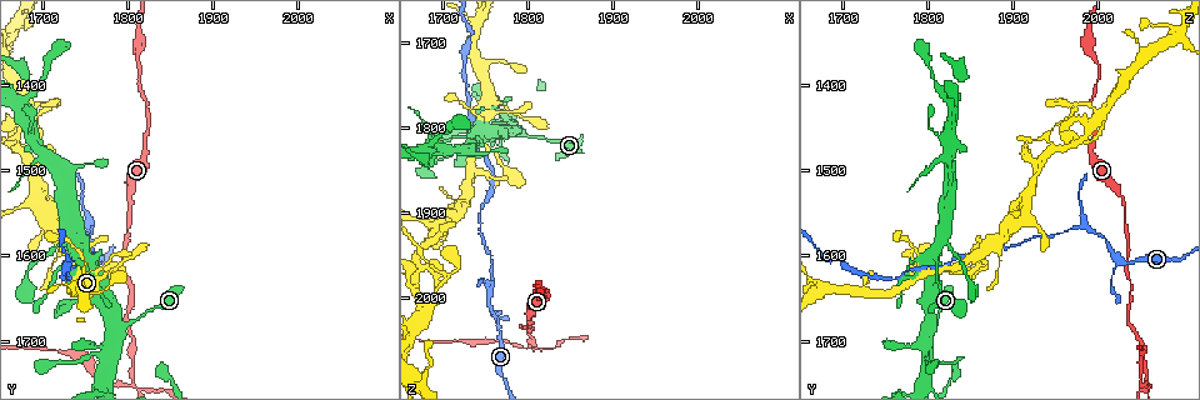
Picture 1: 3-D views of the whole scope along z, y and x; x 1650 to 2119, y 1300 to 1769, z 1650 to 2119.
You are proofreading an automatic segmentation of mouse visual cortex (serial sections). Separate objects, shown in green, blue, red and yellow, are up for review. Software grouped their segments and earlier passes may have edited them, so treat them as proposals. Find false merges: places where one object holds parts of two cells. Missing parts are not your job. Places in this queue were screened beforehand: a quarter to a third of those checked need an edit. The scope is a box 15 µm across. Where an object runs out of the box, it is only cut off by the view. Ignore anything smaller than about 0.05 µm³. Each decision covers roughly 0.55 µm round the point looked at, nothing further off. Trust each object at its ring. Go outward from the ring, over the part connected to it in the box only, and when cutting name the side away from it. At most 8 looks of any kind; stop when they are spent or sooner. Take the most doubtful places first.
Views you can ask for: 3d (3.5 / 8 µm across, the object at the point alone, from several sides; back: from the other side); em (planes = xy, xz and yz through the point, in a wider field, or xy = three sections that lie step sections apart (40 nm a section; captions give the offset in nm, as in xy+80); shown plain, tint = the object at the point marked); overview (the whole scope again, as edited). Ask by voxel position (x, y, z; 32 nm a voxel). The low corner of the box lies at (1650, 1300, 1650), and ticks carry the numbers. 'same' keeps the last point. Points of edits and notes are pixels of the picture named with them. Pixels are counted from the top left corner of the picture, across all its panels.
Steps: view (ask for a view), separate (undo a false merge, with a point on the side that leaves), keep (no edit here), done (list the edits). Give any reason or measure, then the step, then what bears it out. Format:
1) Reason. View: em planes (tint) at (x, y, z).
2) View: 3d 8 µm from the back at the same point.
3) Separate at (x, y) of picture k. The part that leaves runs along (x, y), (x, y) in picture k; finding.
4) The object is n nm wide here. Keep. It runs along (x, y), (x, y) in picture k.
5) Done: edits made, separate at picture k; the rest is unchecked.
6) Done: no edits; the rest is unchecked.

Abrupt turn. View: 3d 3.5 µm at (1805, 1750, 2055).

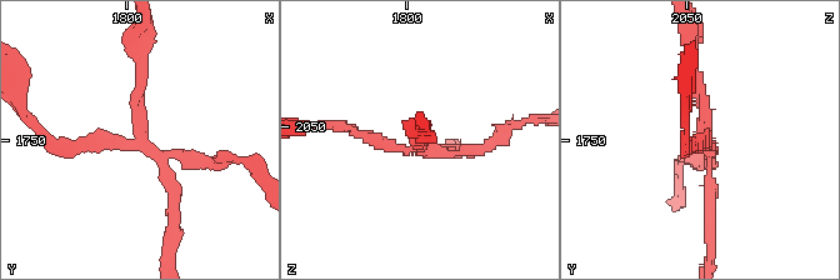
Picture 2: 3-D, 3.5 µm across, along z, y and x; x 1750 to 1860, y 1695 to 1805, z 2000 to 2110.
Need the tissue. View: em xy step 1 (tint) at (1806, 1748, 2057).

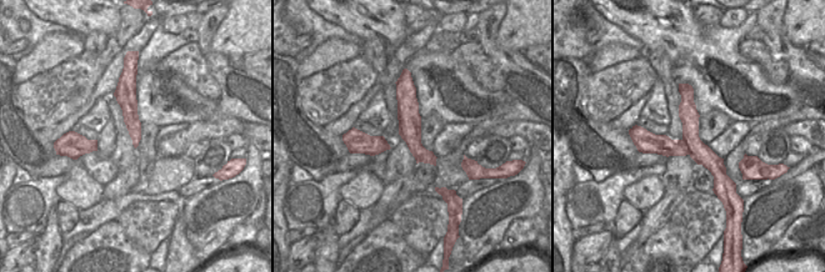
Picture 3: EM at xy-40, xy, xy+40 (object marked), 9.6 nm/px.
Separate at (699, 153) of picture 2. The part that leaves runs along (136, 141), (55, 149), (33, 126) in picture 2; two cells meet here.

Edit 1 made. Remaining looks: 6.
Looks like a crossing. View: 3d 3.5 µm at (1745, 1605, 1810).

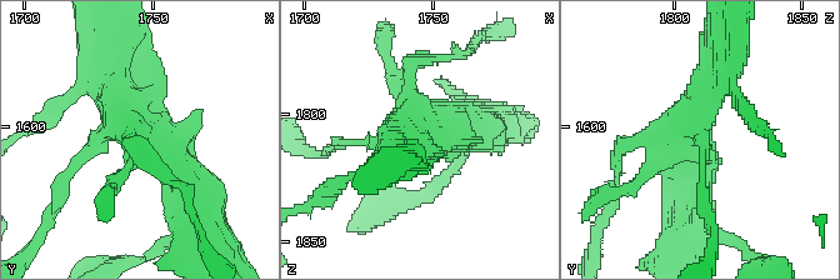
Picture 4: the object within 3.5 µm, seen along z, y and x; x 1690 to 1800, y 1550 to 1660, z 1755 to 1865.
Now the EM. View: em xy step 2 (plain) at (1746, 1604, 1806).

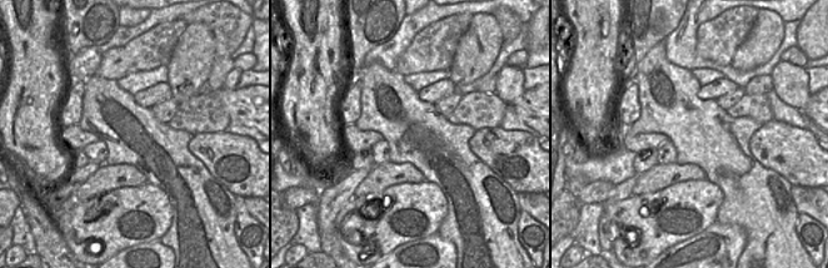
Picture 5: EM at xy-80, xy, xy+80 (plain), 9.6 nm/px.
Where the object lies. View: em xy step 2 (tint) at the same point.

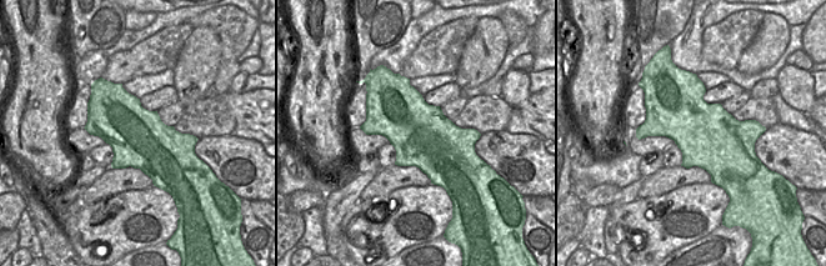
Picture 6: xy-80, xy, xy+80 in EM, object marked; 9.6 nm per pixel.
The object is 600 nm wide here. Keep. It runs along (201, 201), (121, 114), (118, 68) in picture 4; one cell here.

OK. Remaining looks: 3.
Arms part here. View: em xy step 3 (tint) at (1755, 1570, 1985).

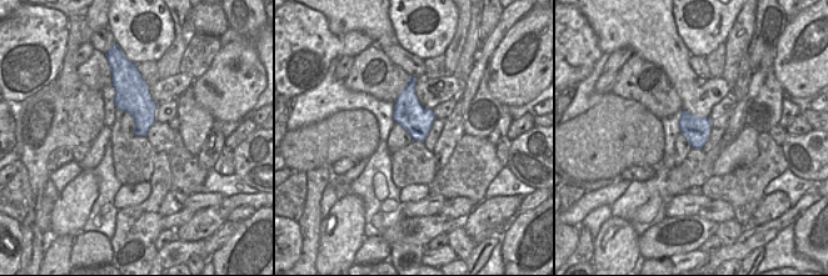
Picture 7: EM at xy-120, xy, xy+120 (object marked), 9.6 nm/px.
Wider look. View: 3d 3.5 µm at the same point.

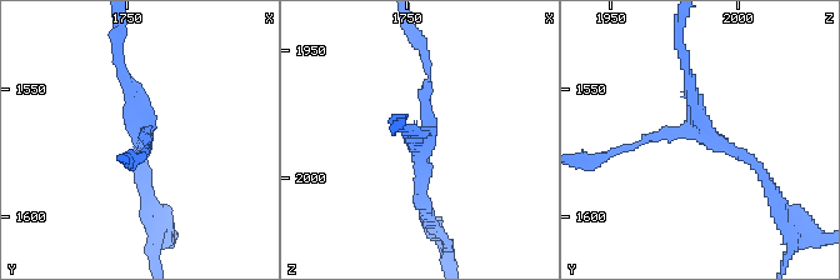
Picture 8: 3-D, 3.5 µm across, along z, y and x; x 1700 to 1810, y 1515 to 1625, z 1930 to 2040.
Keep. It runs along (425, 209), (425, 64) in picture 8; one cell here.

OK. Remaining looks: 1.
Done: edits made, separate at picture 2; the rest is unchecked.

